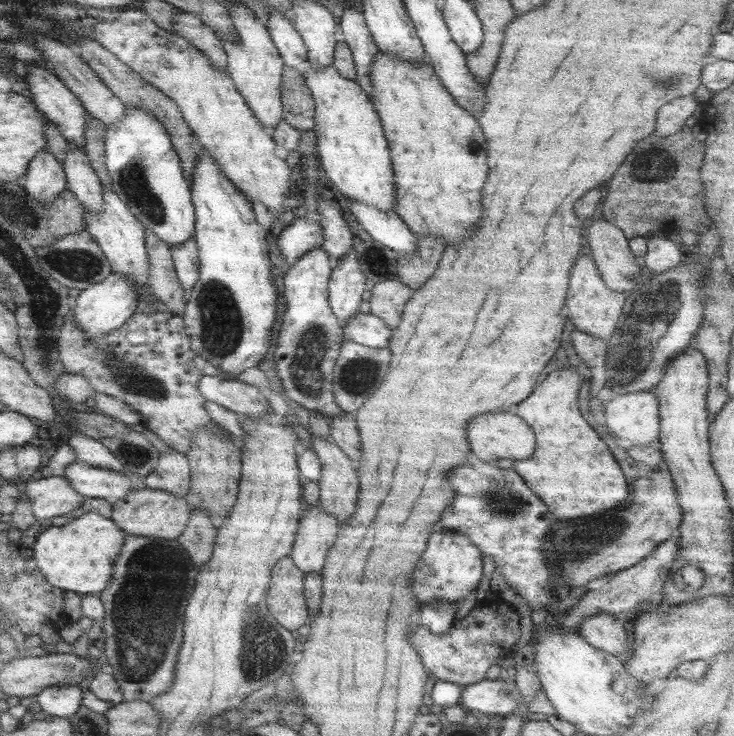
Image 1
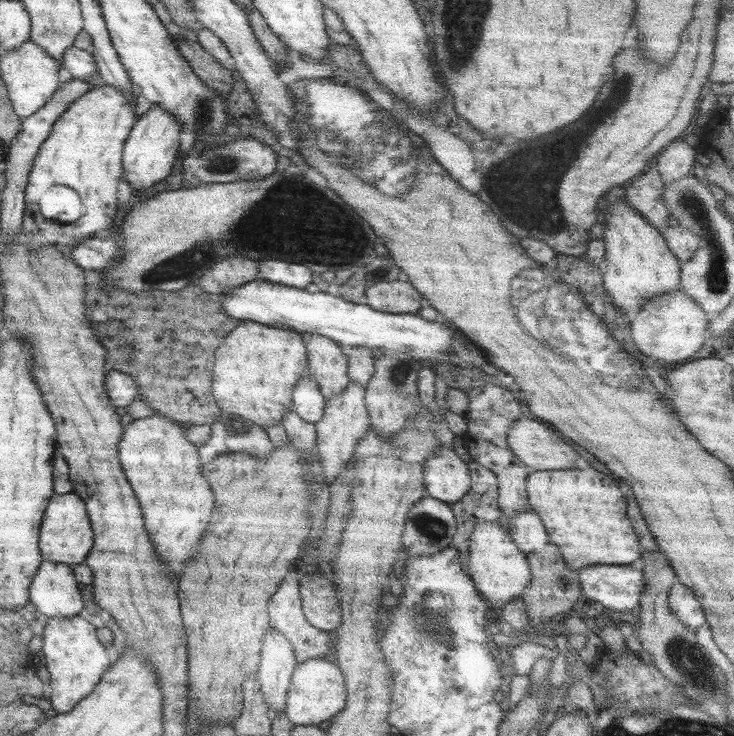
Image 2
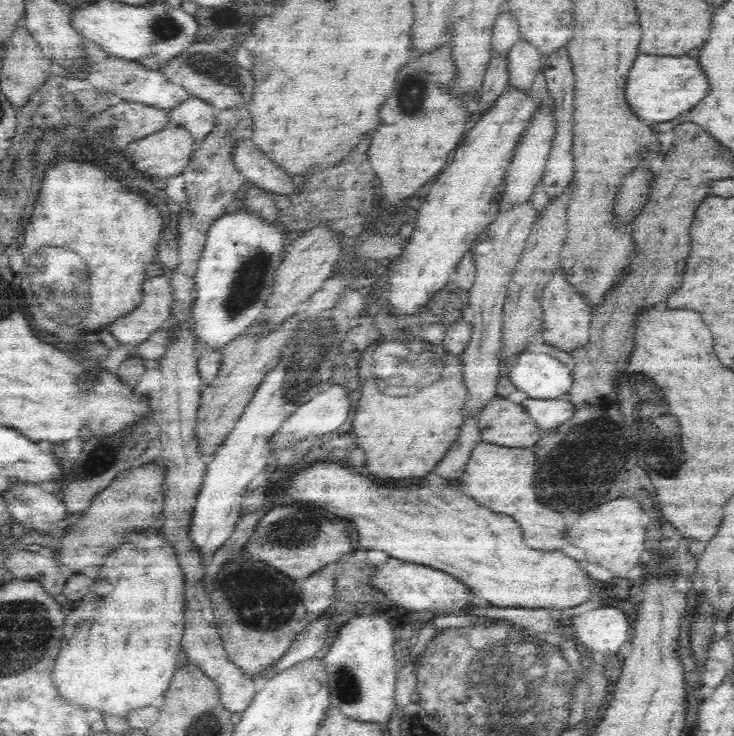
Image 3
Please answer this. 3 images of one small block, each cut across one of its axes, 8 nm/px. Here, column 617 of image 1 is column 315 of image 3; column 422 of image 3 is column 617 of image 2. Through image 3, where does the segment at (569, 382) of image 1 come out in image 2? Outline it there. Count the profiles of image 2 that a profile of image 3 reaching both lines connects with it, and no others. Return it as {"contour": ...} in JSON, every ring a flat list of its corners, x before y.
{"contour":[[593,468,539,470,527,476,527,508,533,510,545,530,549,544,559,548,571,572,587,566,627,566,641,558,639,538,625,518,625,500,611,476]]}

